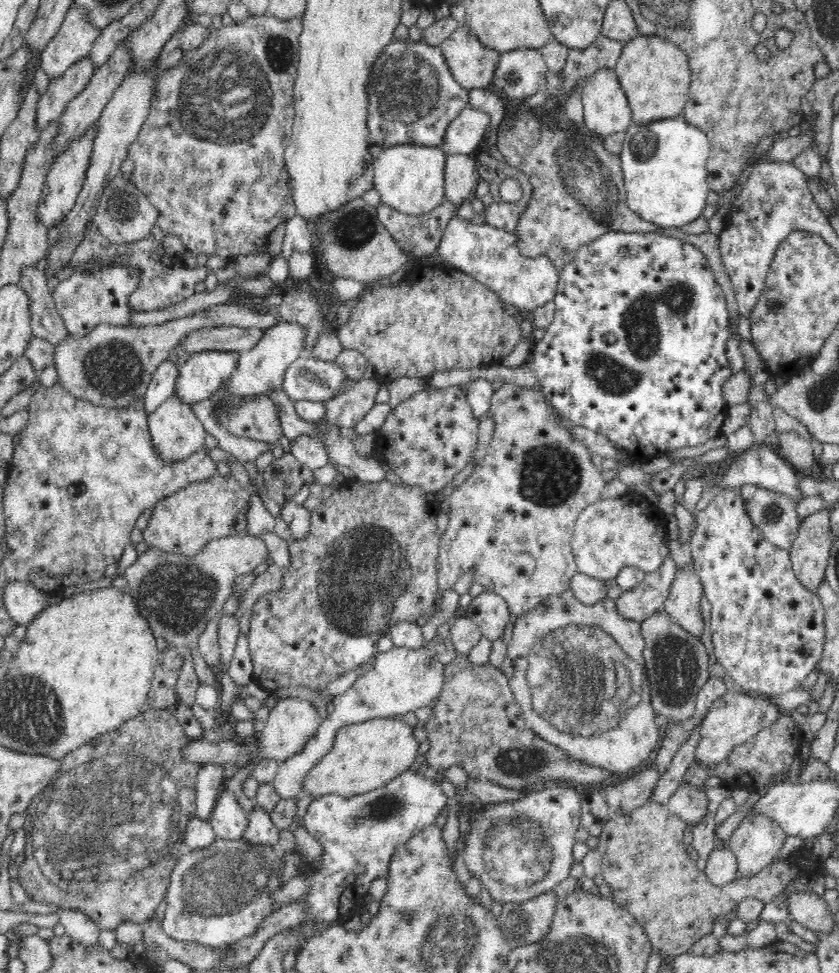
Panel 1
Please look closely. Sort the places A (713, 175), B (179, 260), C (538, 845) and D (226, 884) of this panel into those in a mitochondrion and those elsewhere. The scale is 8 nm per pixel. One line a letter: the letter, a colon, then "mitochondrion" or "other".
A: other
B: other
C: mitochondrion
D: mitochondrion

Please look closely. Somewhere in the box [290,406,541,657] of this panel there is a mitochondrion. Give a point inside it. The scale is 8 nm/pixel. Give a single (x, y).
(363, 581)

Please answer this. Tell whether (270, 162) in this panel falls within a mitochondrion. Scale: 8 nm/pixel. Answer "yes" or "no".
no

